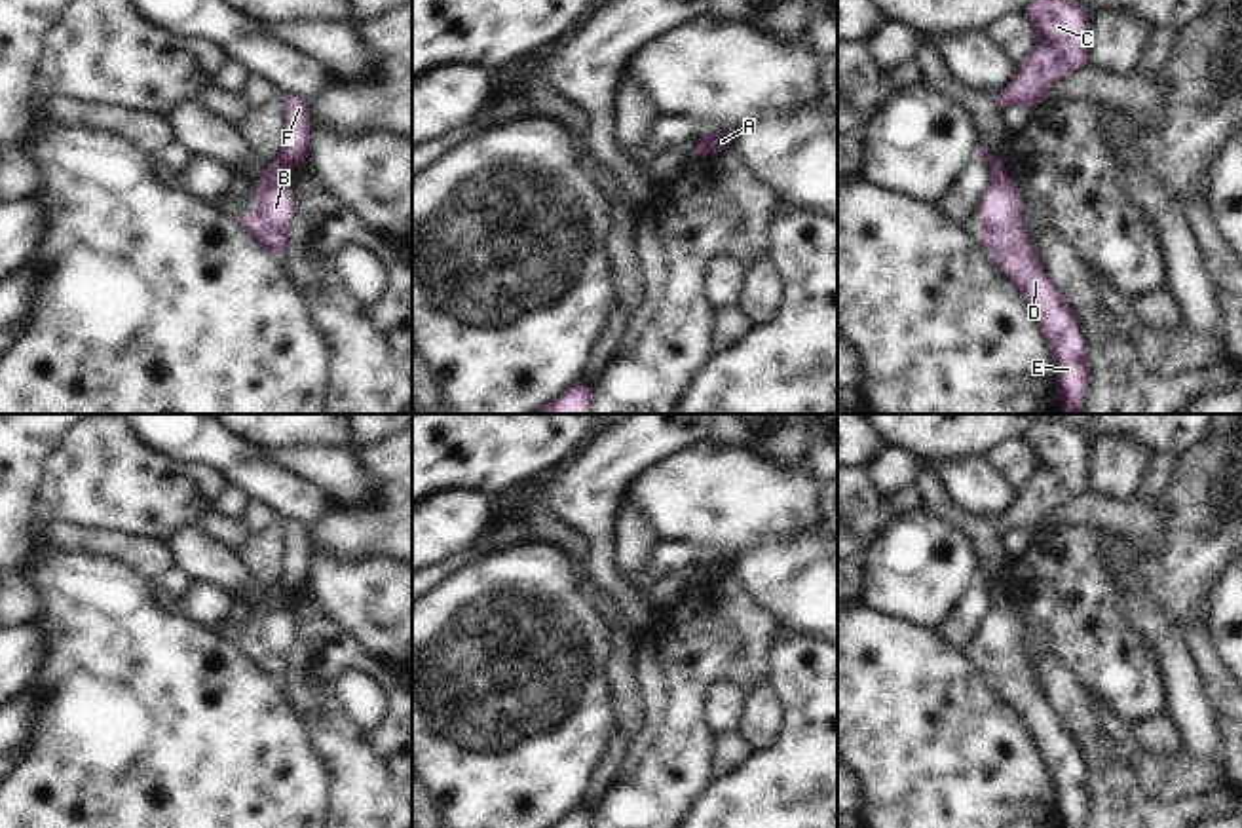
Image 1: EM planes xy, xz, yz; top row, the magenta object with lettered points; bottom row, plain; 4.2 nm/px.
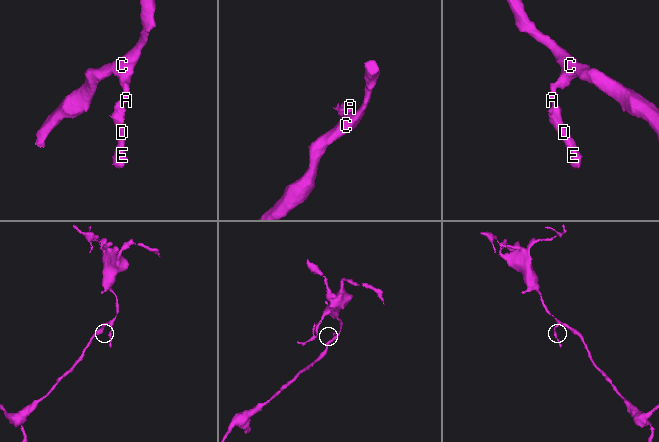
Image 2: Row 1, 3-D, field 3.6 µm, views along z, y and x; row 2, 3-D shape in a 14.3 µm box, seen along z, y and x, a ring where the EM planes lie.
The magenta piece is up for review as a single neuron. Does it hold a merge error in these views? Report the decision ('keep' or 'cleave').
cleave

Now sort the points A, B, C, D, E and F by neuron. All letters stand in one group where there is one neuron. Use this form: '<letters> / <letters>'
A C F / B D E

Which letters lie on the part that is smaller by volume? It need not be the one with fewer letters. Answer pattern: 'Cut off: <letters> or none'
Cut off: B, D, E

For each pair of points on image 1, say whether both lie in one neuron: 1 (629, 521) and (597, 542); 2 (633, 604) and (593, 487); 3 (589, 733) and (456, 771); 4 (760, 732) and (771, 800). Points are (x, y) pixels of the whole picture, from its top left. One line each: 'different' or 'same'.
1: different
2: same
3: same
4: different

